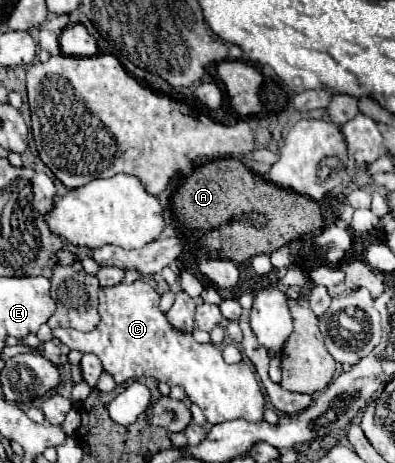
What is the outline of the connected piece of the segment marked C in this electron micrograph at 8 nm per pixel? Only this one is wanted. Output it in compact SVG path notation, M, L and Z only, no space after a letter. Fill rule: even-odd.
M139 279L131 285L119 283L113 287L101 287L99 315L101 323L89 333L53 329L53 335L71 349L97 355L103 369L113 375L119 385L139 377L153 377L169 385L181 385L187 397L203 409L211 425L231 419L245 419L251 423L263 421L265 397L251 367L245 361L229 365L213 343L199 345L191 335L173 331L165 315L159 311L159 293L149 283Z

